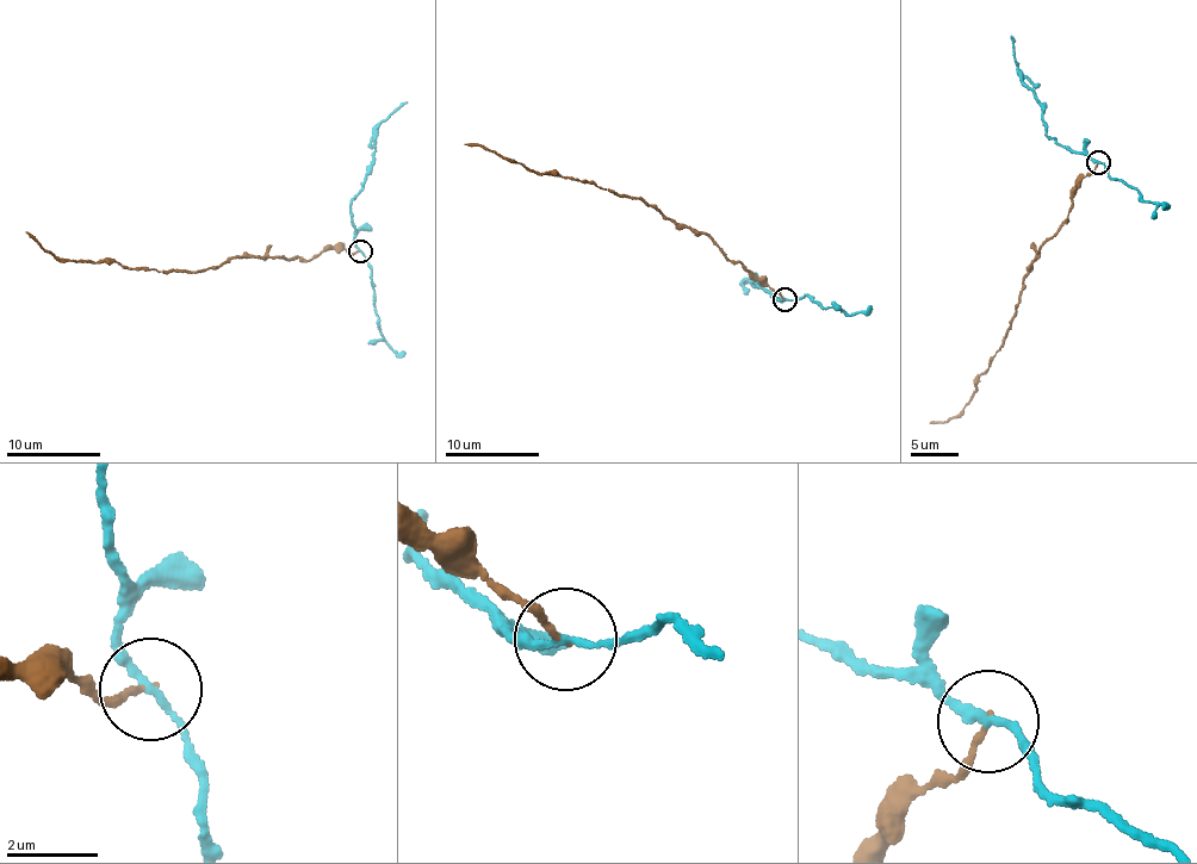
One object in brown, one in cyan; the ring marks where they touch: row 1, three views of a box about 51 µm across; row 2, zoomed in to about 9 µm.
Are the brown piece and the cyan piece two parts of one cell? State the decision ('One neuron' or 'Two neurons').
Two neurons

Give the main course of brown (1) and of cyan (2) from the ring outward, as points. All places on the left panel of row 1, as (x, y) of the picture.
1: (360, 250), (330, 247), (311, 259), (242, 255), (193, 273), (138, 269), (59, 259), (25, 231)
2: (360, 250), (354, 242), (351, 209), (367, 179), (377, 128), (408, 103)

